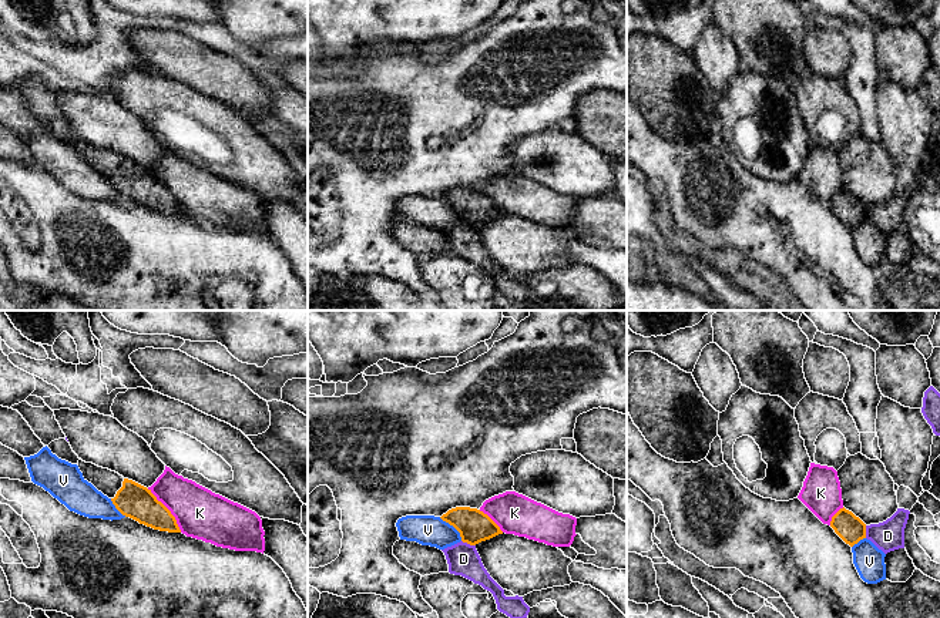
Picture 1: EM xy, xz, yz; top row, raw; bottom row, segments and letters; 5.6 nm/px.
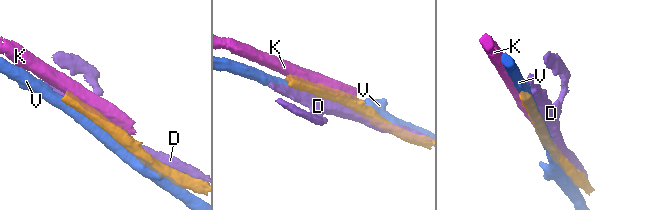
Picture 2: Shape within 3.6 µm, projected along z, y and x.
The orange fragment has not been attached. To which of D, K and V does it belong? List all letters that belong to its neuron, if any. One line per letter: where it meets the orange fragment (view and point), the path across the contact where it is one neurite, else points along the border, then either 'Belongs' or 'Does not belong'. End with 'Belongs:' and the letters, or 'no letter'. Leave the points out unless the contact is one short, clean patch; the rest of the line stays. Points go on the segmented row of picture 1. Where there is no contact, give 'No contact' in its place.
D: Touches orange at xz (469, 543). Does not belong
K: Touches orange at xy (168, 510). Does not belong
V: Touches orange at xz (453, 526). Does not belong
Belongs: no letter

